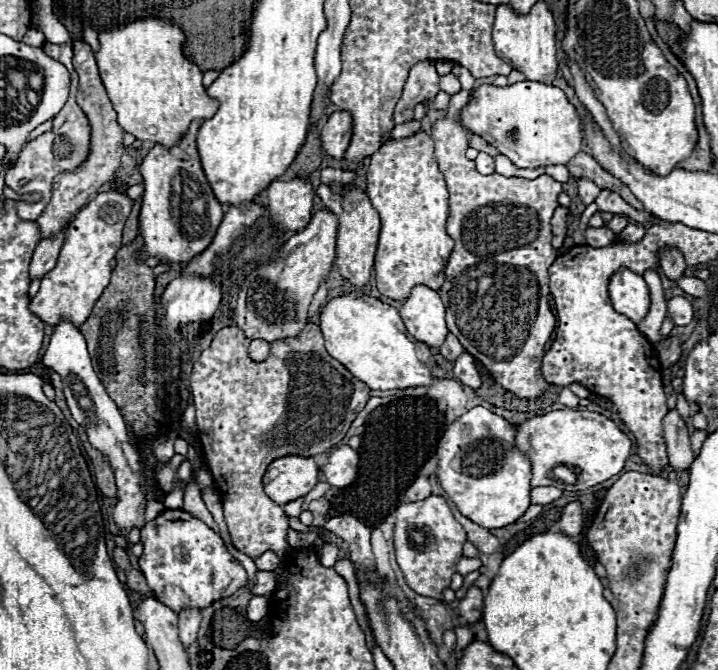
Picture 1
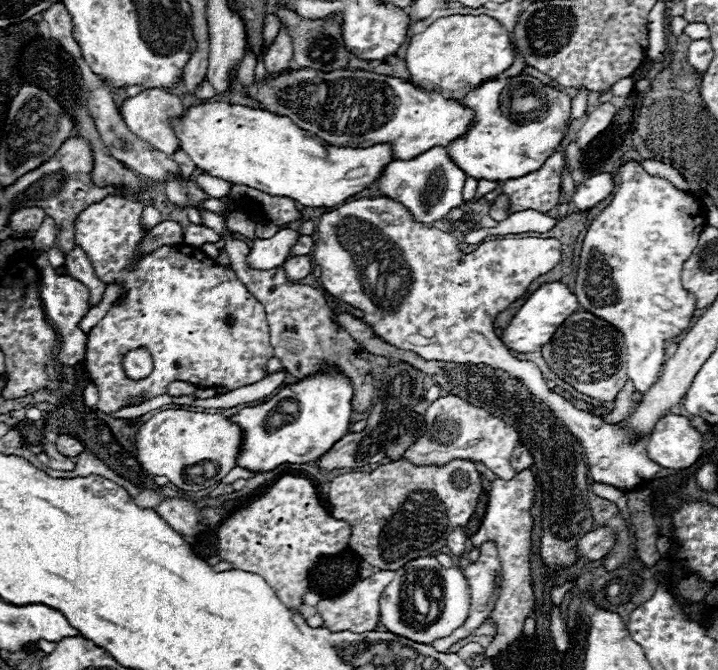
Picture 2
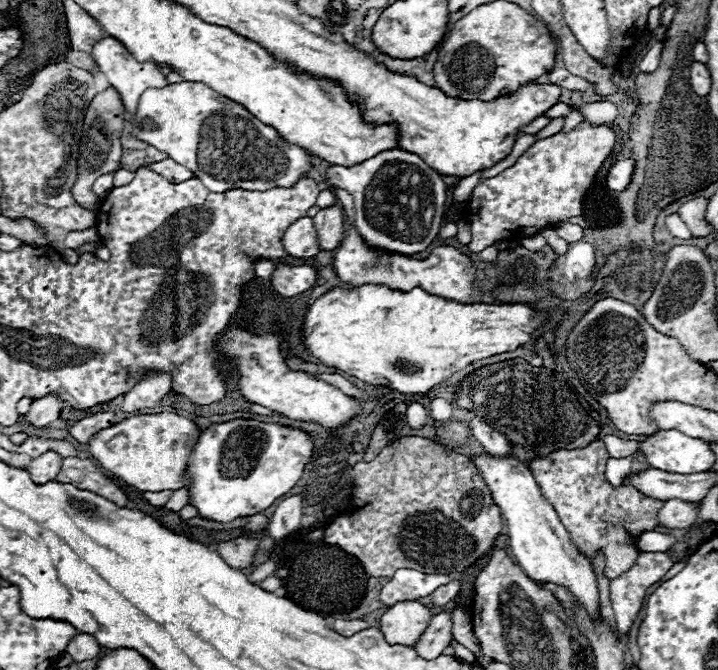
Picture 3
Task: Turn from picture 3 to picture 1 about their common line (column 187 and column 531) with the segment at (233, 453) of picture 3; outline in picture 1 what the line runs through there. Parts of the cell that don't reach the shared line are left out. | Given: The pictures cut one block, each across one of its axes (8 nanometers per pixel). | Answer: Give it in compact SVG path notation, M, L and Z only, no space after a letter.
M478 406L456 418L446 428L436 448L436 478L440 486L462 516L486 530L514 524L530 506L532 468L526 454L514 446L514 436L514 424Z

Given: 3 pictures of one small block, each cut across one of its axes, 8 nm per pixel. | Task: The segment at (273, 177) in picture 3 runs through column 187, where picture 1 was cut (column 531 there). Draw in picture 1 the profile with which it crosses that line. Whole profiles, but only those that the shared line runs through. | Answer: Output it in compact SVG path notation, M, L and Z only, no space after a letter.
M516 82L510 86L478 86L470 98L470 102L462 108L458 122L464 126L464 130L482 136L488 144L498 148L506 158L510 158L518 168L536 168L536 166L548 166L548 164L566 164L572 156L576 156L582 150L582 124L576 108L568 102L566 94L552 86L542 82Z

